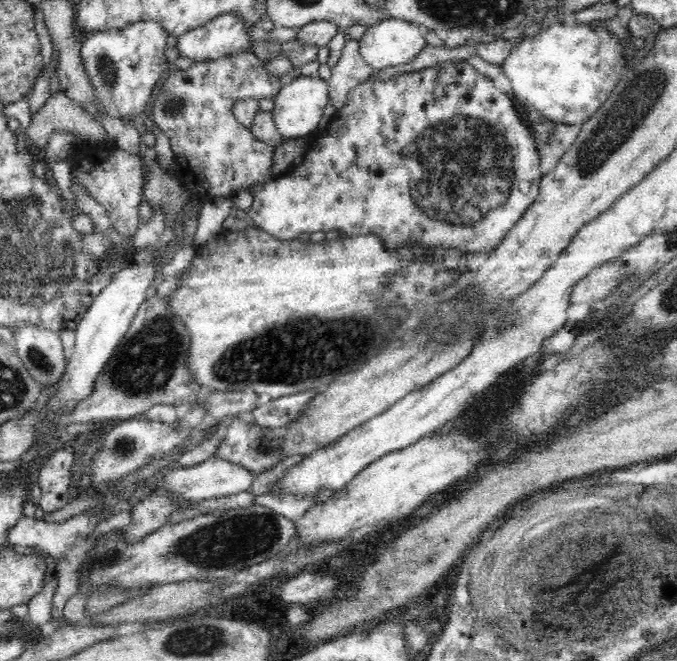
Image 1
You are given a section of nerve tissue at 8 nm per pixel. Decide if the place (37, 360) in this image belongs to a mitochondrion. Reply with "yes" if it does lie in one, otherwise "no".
yes

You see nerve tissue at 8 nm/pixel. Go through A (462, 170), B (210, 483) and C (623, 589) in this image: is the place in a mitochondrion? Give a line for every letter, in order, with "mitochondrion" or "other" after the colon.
A: mitochondrion
B: other
C: mitochondrion

